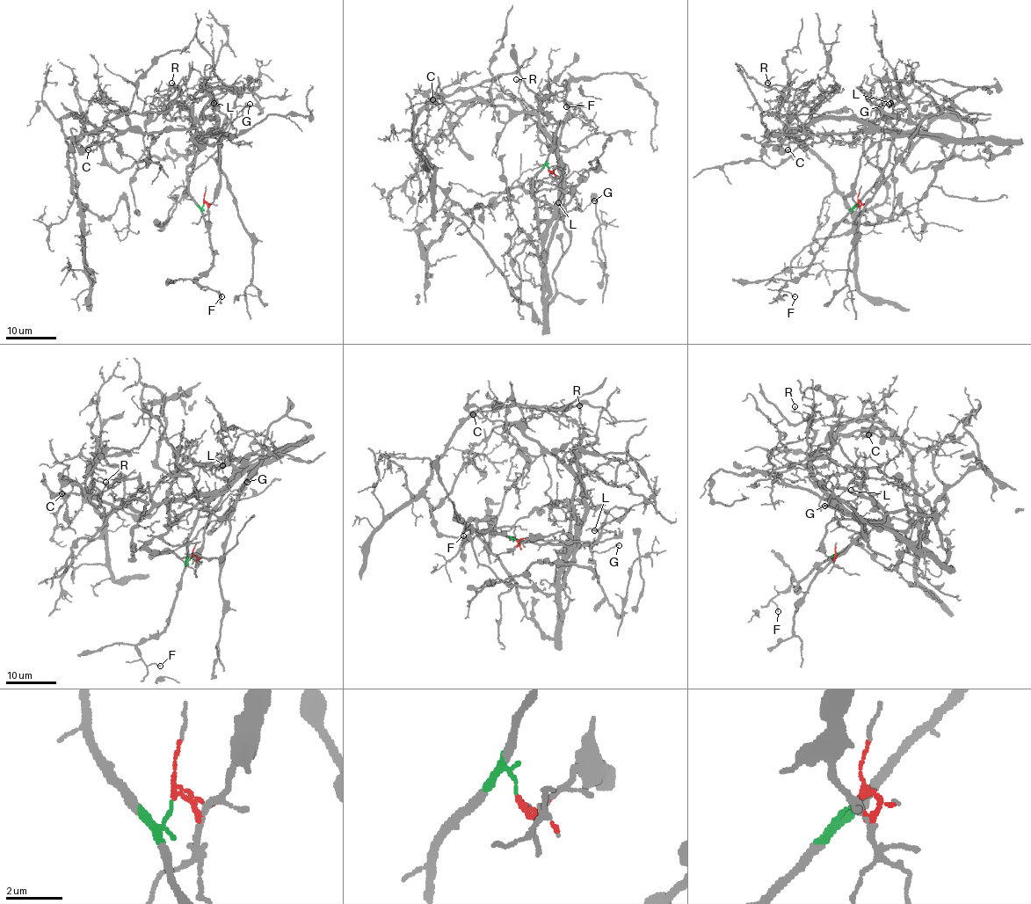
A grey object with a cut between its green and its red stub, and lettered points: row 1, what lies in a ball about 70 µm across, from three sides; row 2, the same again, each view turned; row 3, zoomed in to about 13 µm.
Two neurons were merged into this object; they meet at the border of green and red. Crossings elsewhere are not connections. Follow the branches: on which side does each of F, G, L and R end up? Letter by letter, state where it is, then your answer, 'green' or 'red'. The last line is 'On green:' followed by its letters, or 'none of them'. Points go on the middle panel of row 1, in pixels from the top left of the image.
F: at (566, 106); green
G: at (594, 200); green
L: at (558, 202); red
R: at (516, 79); red
On green: F, G

